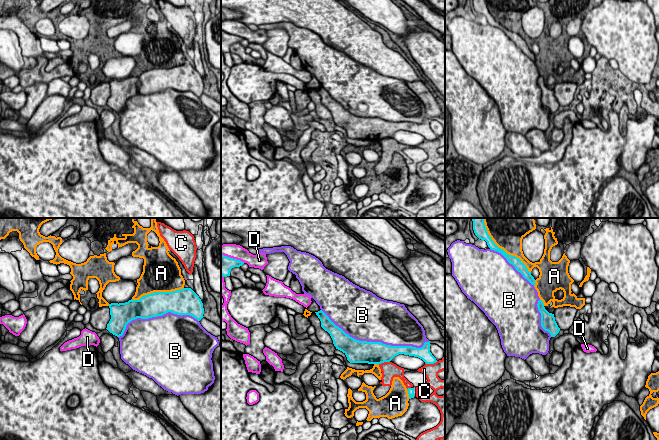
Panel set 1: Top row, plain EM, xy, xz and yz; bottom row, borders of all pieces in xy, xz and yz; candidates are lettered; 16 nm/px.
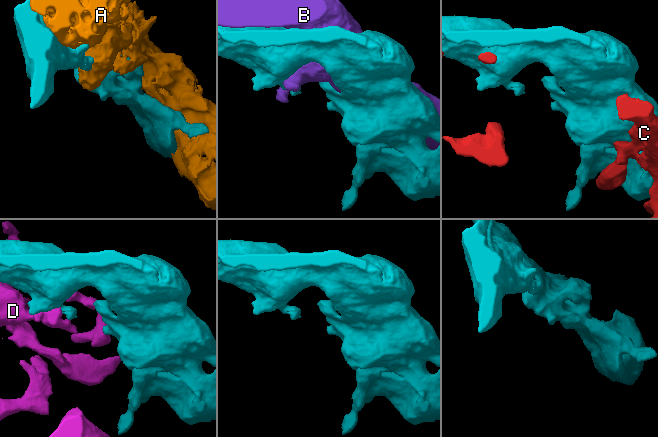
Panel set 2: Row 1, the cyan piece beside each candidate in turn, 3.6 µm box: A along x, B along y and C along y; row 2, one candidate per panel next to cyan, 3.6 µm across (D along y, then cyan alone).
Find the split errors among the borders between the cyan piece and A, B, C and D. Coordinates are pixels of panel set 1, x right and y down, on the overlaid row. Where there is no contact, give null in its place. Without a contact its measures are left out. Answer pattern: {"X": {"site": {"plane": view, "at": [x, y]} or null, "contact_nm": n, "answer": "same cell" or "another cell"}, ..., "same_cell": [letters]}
{"A": {"site": {"plane": "yz", "at": [500, 248]}, "contact_nm": 1150, "answer": "another cell"}, "B": {"site": {"plane": "xz", "at": [375, 342]}, "contact_nm": 1800, "answer": "another cell"}, "C": {"site": {"plane": "xz", "at": [383, 362]}, "contact_nm": 200, "answer": "another cell"}, "D": {"site": {"plane": "xz", "at": [232, 258]}, "contact_nm": 400, "answer": "another cell"}, "same_cell": []}

